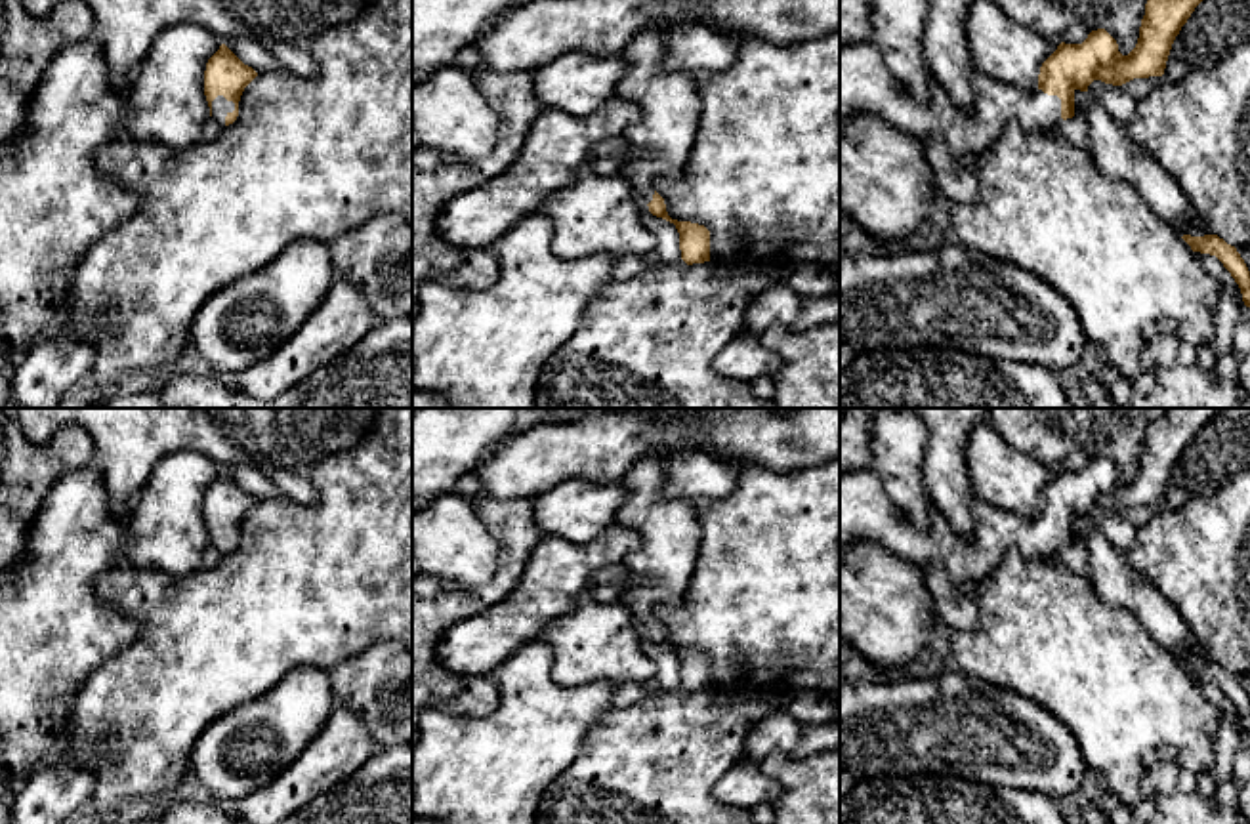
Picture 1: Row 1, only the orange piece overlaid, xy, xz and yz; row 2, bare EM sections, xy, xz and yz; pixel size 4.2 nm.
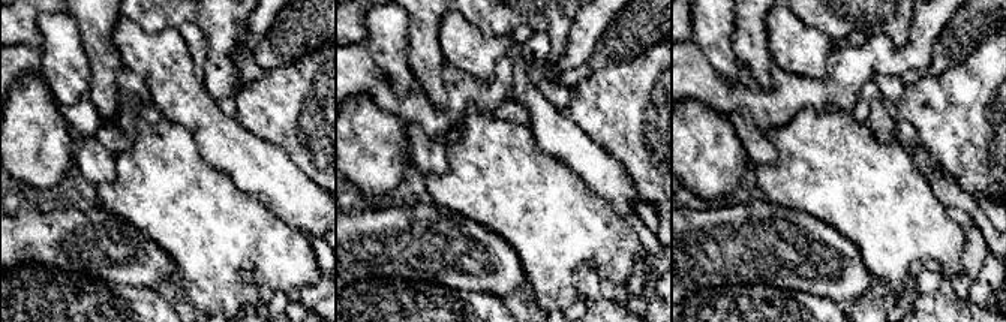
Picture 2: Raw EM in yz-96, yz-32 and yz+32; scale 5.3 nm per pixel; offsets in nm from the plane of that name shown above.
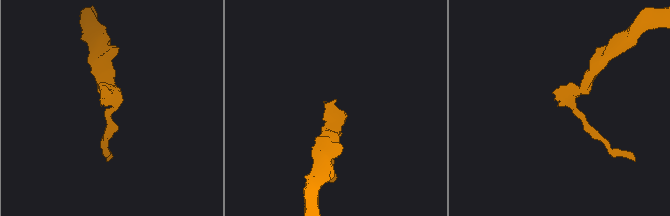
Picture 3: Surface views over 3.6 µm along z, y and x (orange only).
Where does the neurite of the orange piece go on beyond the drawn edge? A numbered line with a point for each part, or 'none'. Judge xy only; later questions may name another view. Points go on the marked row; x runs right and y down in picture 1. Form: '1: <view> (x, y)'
1: xy (220, 105)

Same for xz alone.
1: xz (661, 142)

